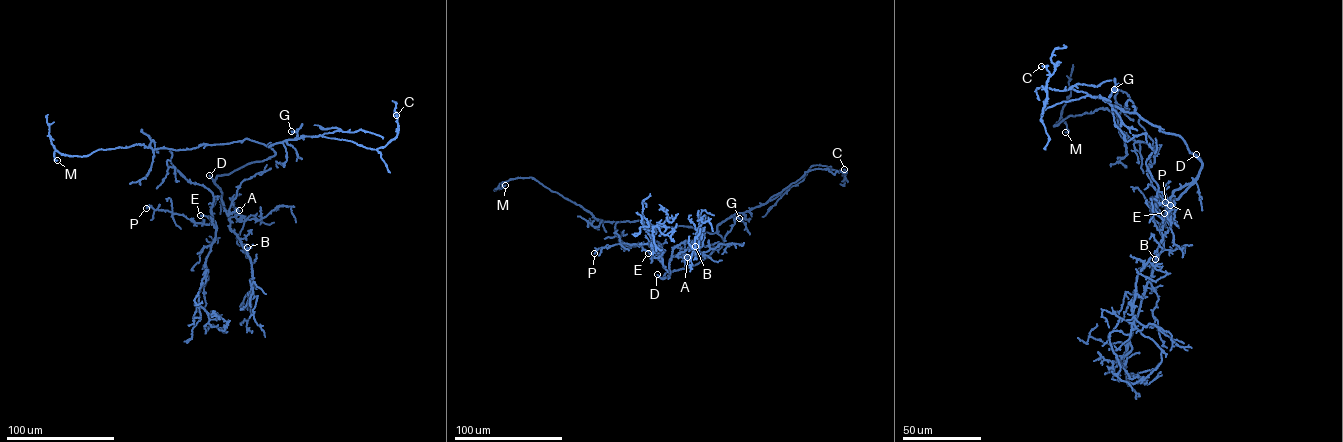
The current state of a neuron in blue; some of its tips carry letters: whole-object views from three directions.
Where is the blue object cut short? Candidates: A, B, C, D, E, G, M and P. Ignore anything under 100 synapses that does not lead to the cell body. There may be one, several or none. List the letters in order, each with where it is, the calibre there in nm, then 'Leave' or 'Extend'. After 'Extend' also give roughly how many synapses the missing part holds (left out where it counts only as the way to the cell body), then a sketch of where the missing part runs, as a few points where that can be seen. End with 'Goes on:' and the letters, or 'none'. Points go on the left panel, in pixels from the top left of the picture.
A: Place: (239, 210). Thickness 200 nm. Leave
B: Place: (247, 247). Thickness 190 nm. Leave
C: Place: (396, 115). Thickness 240 nm. Leave
D: Place: (209, 175). Thickness 280 nm. Extend. Course of what is missing: (209, 175), (206, 134)
E: Place: (200, 215). Thickness 320 nm. Leave
G: Place: (291, 131). Thickness 360 nm. Leave
M: Place: (57, 160). Thickness 180 nm. Leave
P: Place: (146, 208). Thickness 200 nm. Leave
Goes on: D

